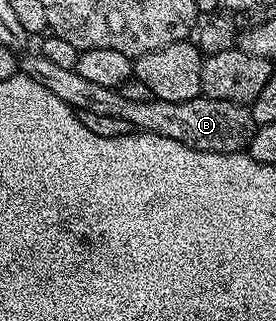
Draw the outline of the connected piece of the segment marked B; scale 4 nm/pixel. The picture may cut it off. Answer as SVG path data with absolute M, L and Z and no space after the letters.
M25 53L19 59L19 71L28 78L37 80L38 84L42 84L44 88L50 89L50 92L74 110L99 112L102 115L126 120L137 131L160 134L170 140L178 140L192 150L238 154L247 151L248 144L258 129L251 109L248 106L240 106L236 102L214 100L203 96L185 102L160 99L128 100L121 91L108 89L102 84L83 79L76 70L61 68L58 64L51 63L42 53L27 54Z

